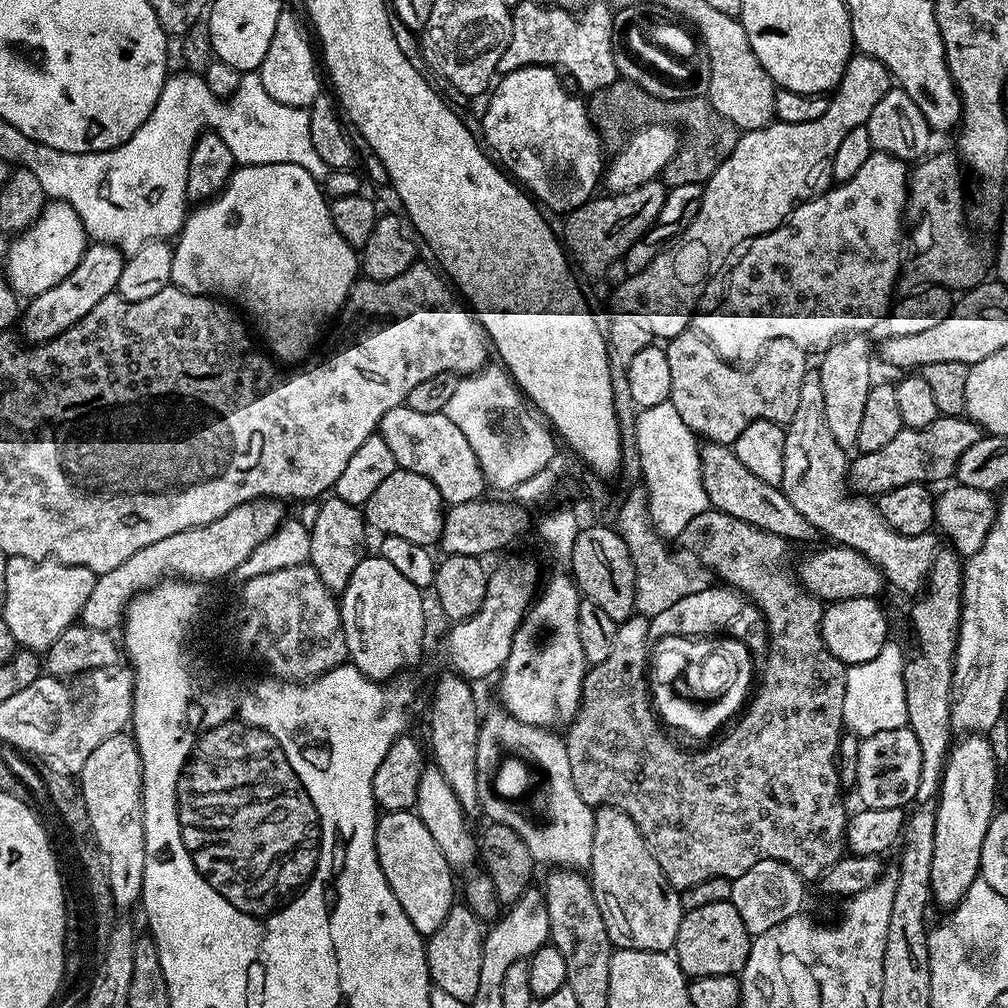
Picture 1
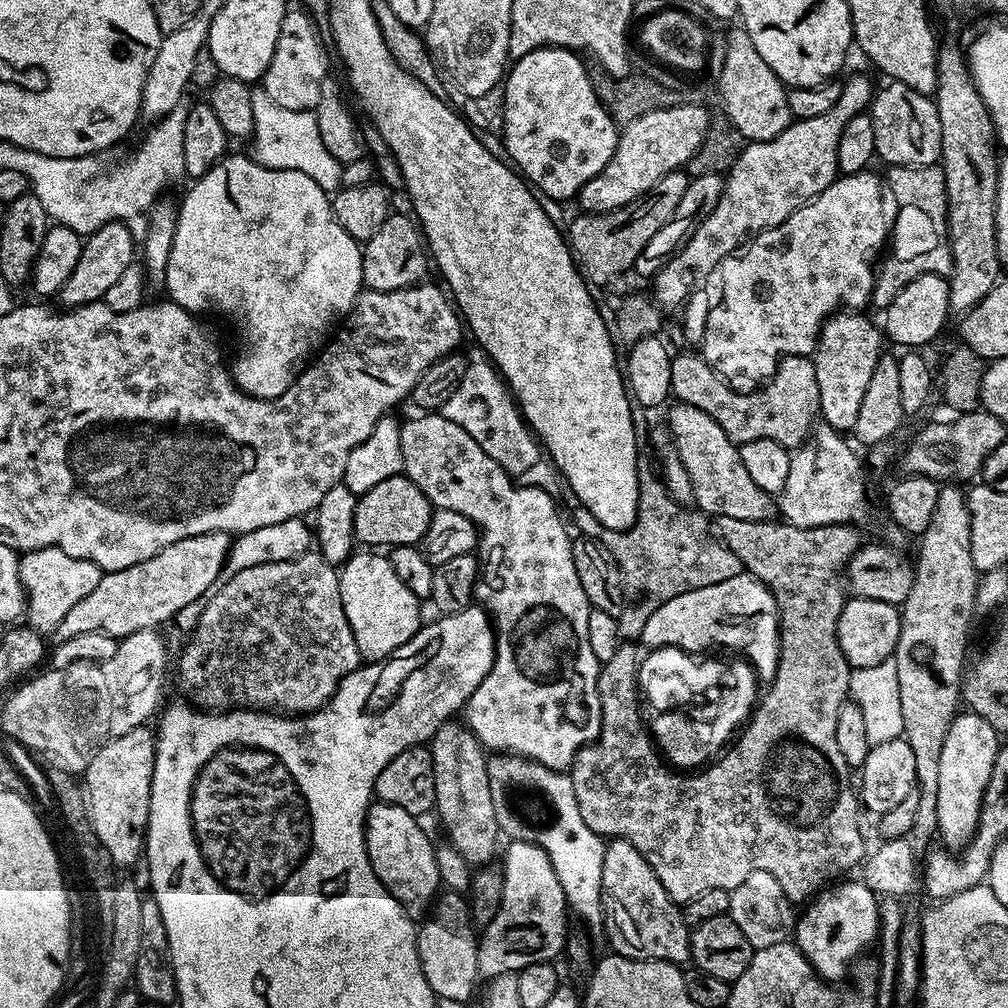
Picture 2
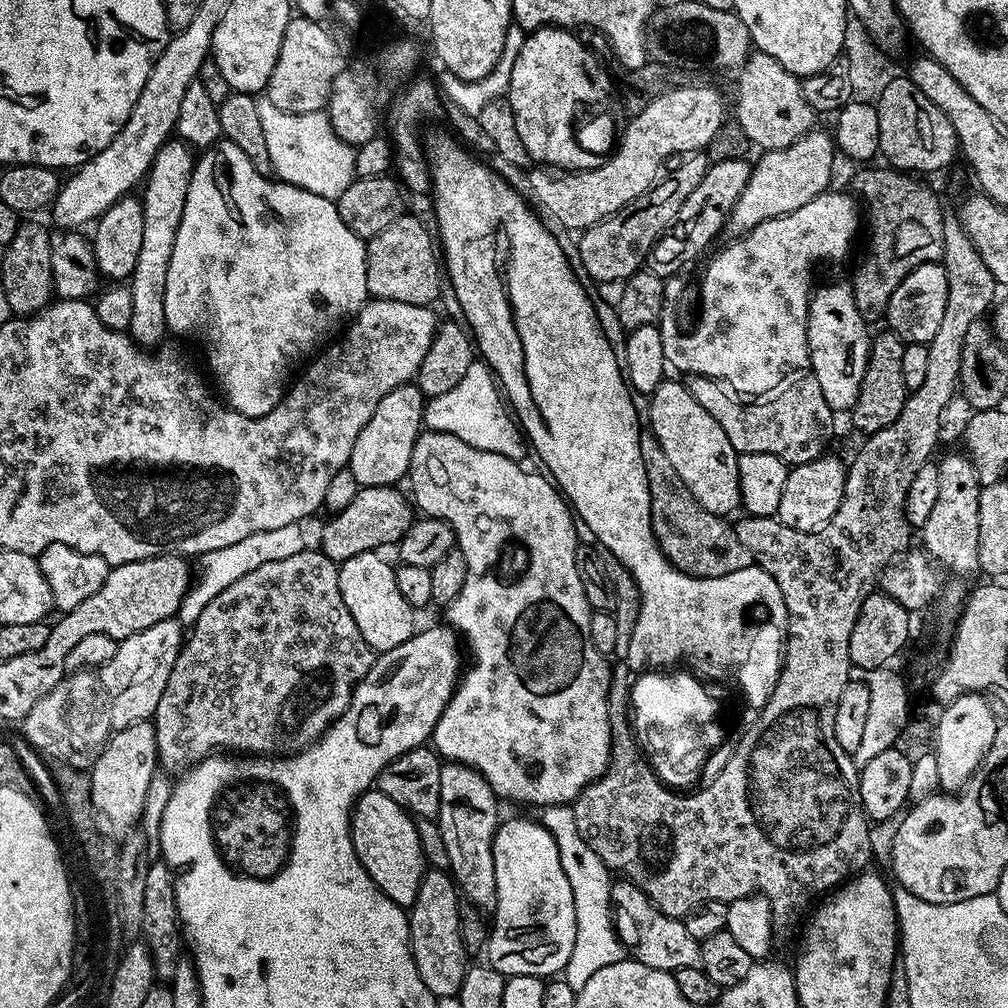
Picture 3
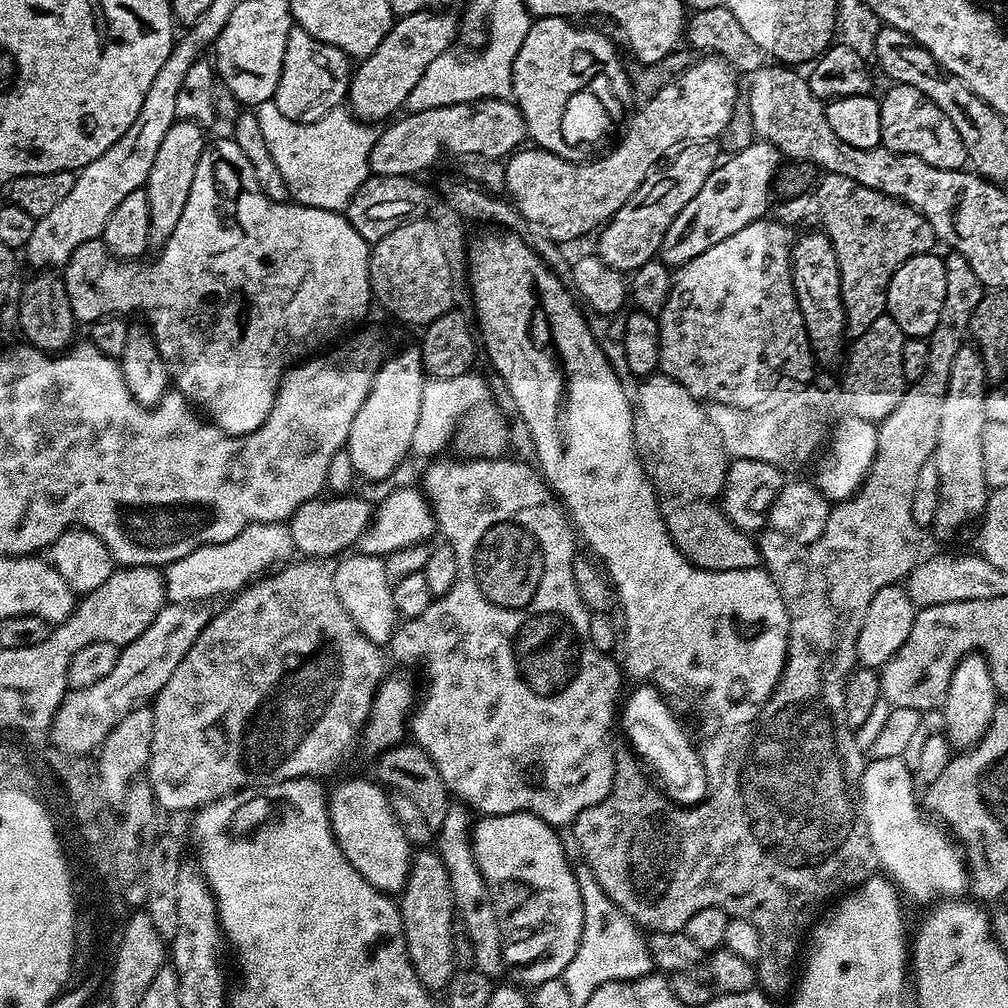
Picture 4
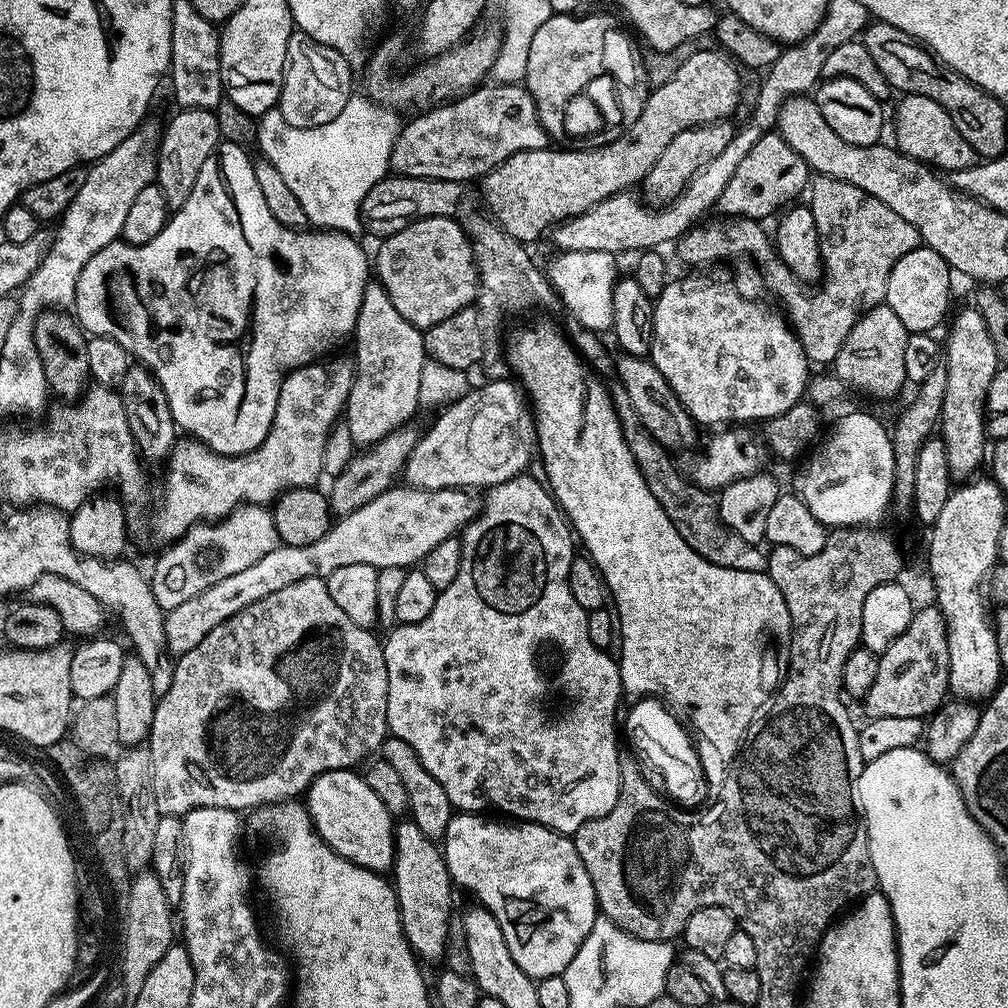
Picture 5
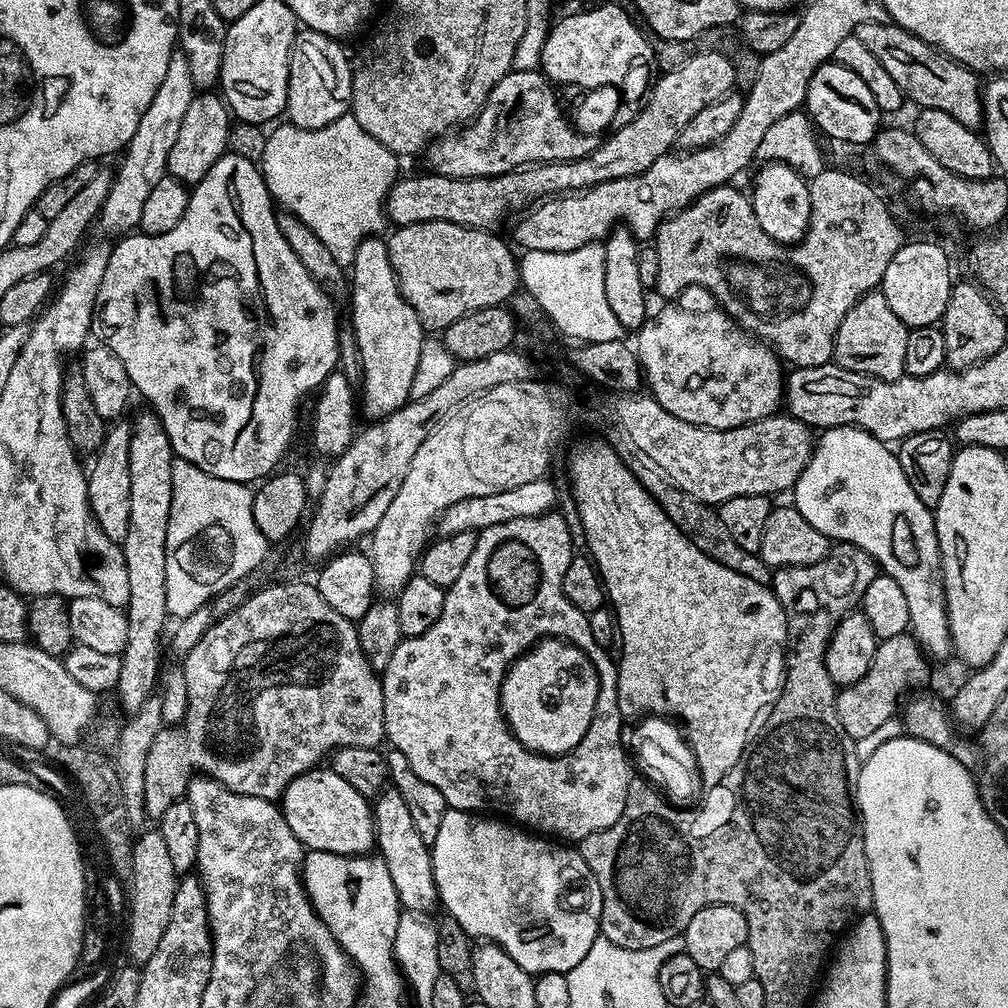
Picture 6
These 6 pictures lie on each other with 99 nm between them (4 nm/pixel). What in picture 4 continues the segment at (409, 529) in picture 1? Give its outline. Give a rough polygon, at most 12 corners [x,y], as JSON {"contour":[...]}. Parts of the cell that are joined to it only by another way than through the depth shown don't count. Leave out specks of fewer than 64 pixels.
{"contour":[[357,494],[298,506],[287,521],[296,552],[355,549],[373,509]]}

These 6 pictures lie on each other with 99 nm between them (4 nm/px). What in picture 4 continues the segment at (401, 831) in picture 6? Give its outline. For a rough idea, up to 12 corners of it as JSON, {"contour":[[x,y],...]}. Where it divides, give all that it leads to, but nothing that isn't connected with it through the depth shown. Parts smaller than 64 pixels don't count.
{"contour":[[439,851],[413,855],[398,907],[414,974],[447,989],[456,907]]}

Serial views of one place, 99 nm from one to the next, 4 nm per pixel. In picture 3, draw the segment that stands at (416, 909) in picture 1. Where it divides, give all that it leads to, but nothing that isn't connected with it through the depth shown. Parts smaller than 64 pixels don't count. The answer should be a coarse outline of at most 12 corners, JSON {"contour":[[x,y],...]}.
{"contour":[[369,790],[352,807],[354,850],[411,909],[426,871],[416,820]]}

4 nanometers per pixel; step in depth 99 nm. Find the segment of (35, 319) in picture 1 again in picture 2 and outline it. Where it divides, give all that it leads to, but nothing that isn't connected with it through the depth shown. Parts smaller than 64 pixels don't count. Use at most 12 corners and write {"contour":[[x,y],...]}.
{"contour":[[120,220],[81,243],[58,293],[65,309],[103,301],[134,263],[138,240]]}

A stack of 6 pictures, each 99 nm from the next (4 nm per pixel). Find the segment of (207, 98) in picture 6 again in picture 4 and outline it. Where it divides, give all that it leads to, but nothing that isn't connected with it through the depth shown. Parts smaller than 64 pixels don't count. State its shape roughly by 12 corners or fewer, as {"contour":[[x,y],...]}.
{"contour":[[177,118],[146,185],[150,245],[178,226],[206,147],[205,129]]}

